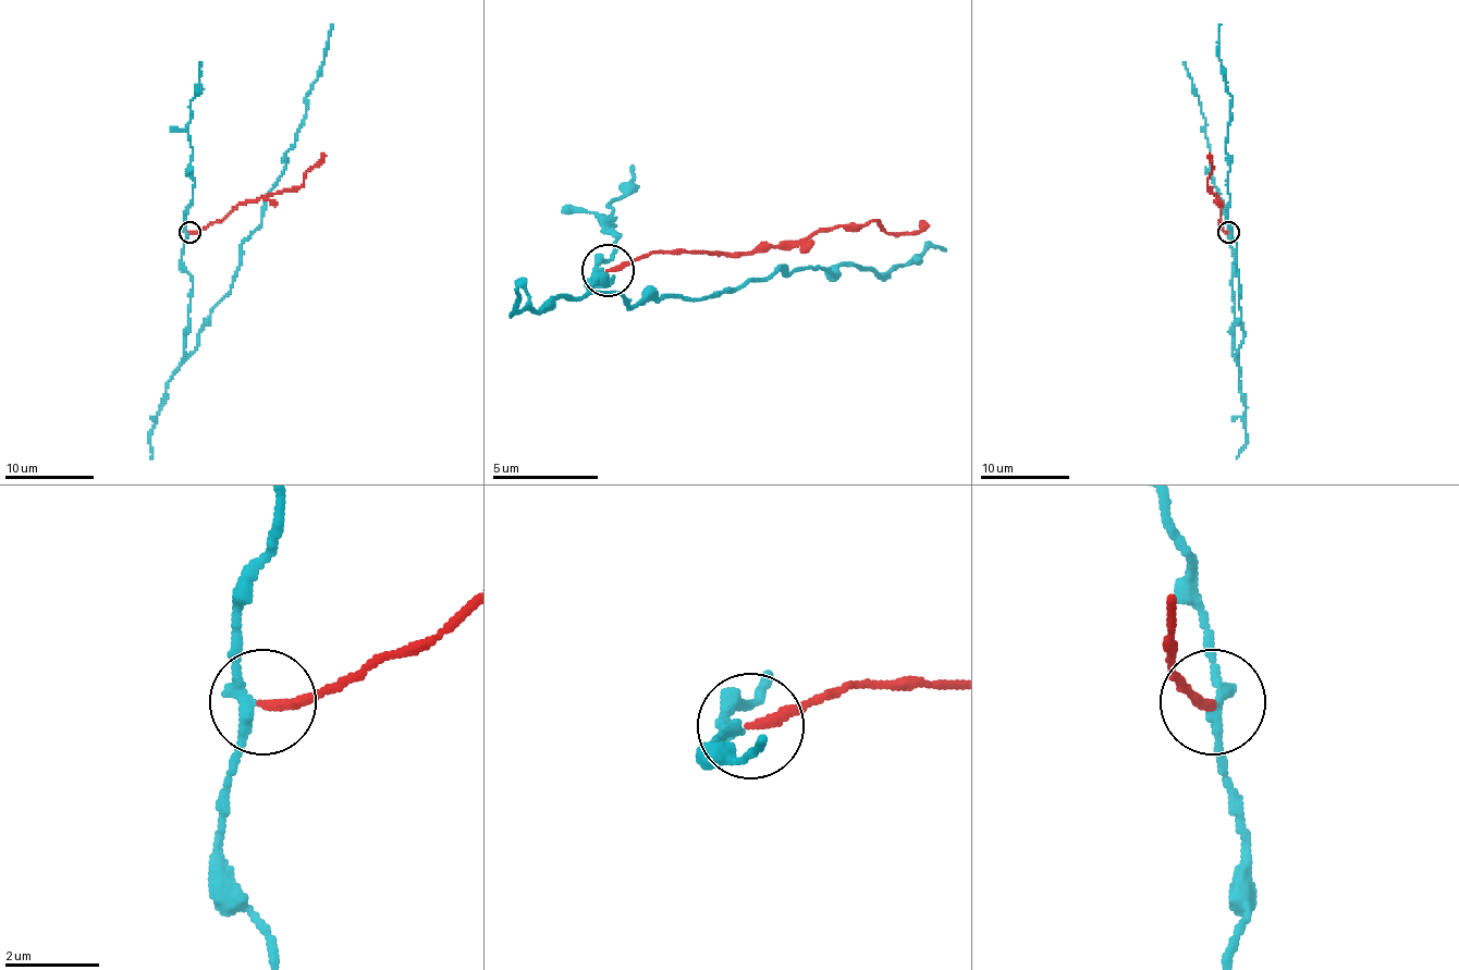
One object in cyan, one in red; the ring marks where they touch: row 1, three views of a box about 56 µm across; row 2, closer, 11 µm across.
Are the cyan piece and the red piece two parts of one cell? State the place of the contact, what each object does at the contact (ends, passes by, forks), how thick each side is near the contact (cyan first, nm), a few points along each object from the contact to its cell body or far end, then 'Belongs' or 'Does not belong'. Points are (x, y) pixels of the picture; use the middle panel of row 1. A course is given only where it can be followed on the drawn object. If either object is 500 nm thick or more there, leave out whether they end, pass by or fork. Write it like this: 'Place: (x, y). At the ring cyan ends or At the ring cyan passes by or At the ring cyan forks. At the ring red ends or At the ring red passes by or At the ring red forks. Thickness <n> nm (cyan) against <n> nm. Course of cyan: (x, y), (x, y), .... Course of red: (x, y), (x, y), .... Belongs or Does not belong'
Place: (608, 270). At the ring cyan passes by. At the ring red ends. Thickness 200 nm (cyan) against 220 nm. Course of cyan: (604, 269), (588, 285), (614, 280), (593, 280), (636, 306), (779, 269), (884, 280), (947, 253). Course of red: (609, 269), (683, 253), (725, 253), (857, 226), (926, 226). Does not belong

